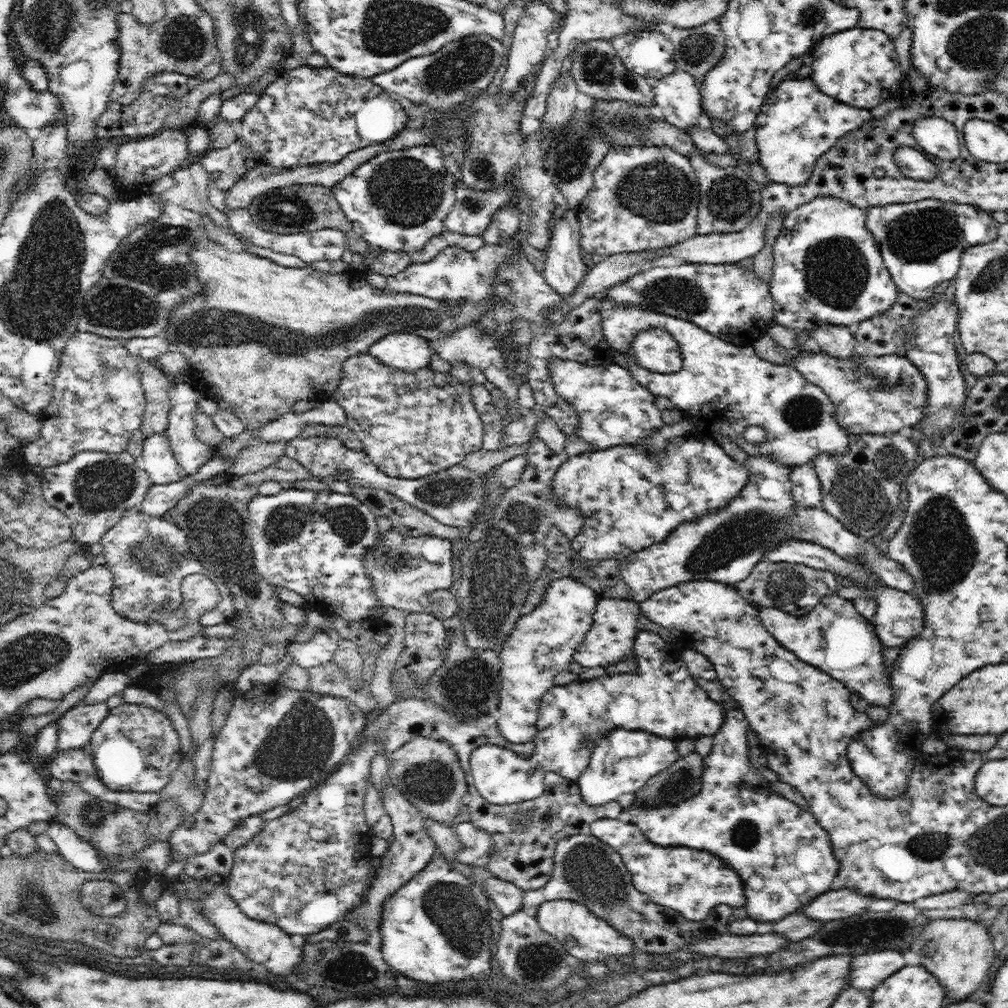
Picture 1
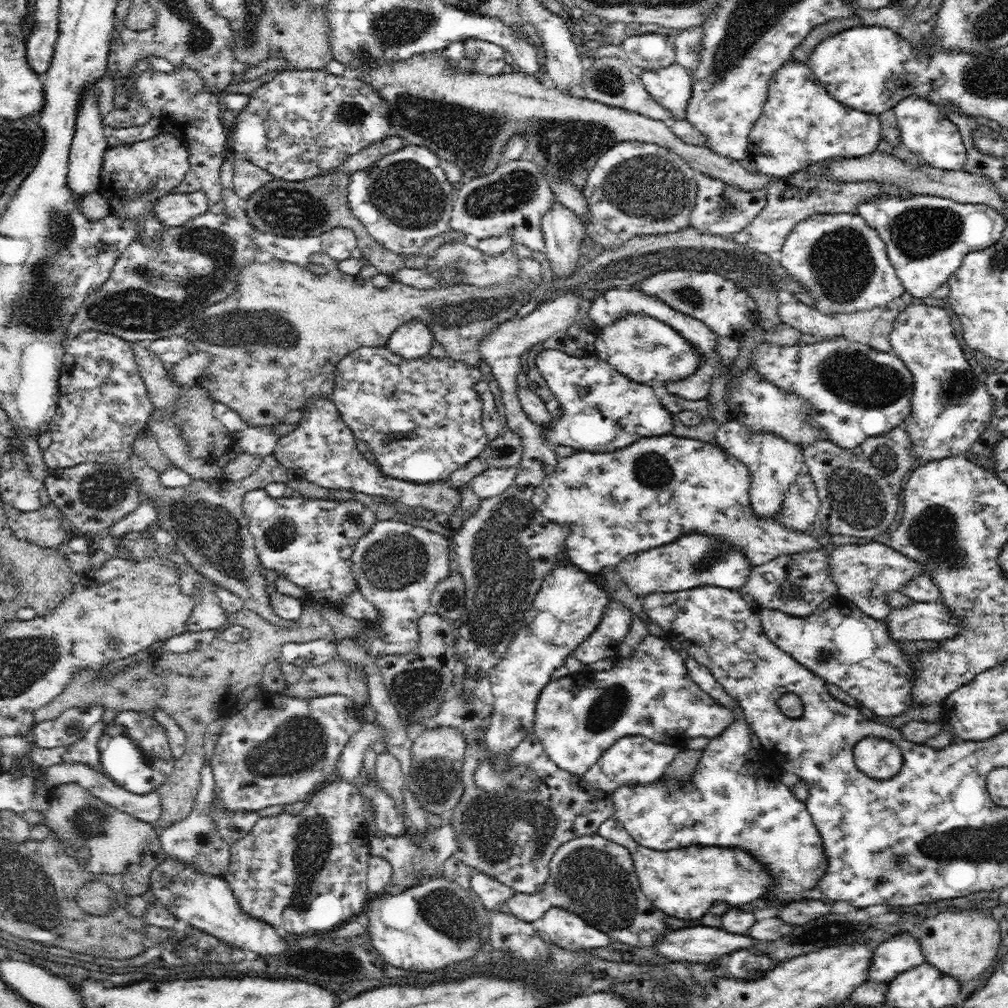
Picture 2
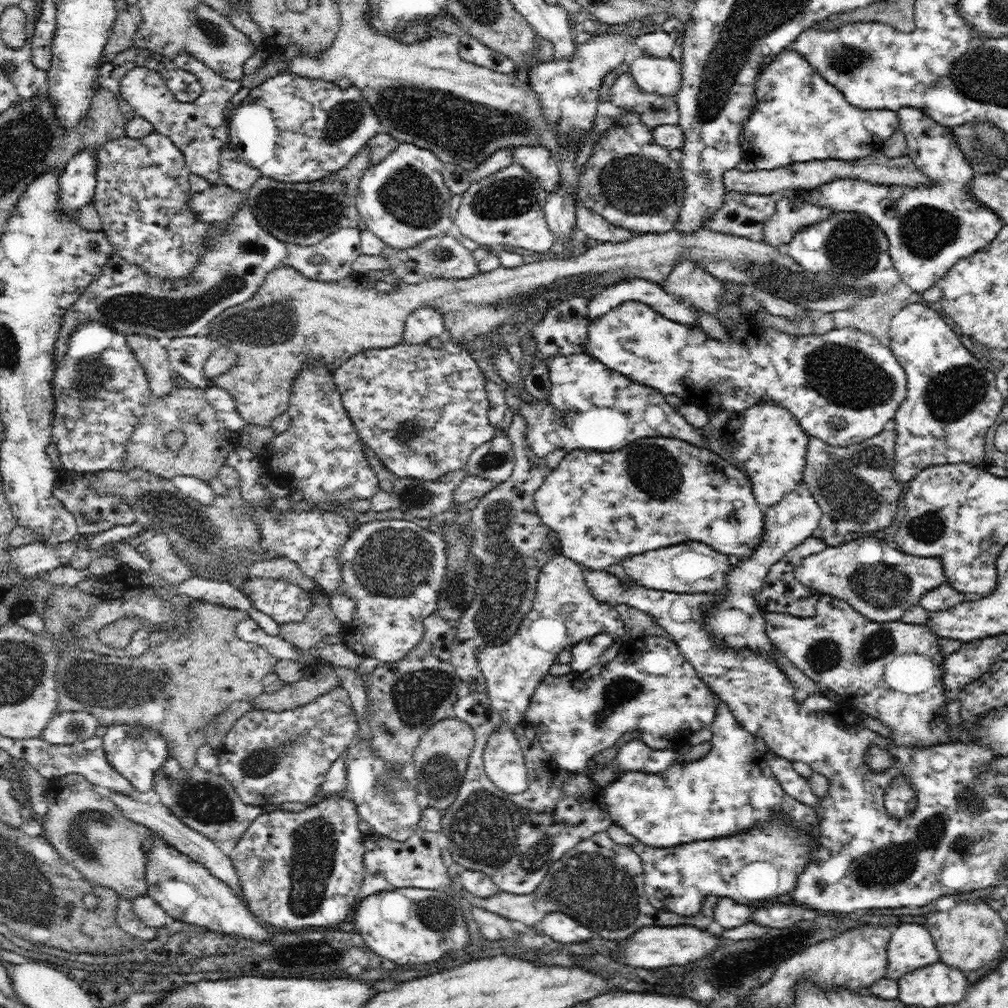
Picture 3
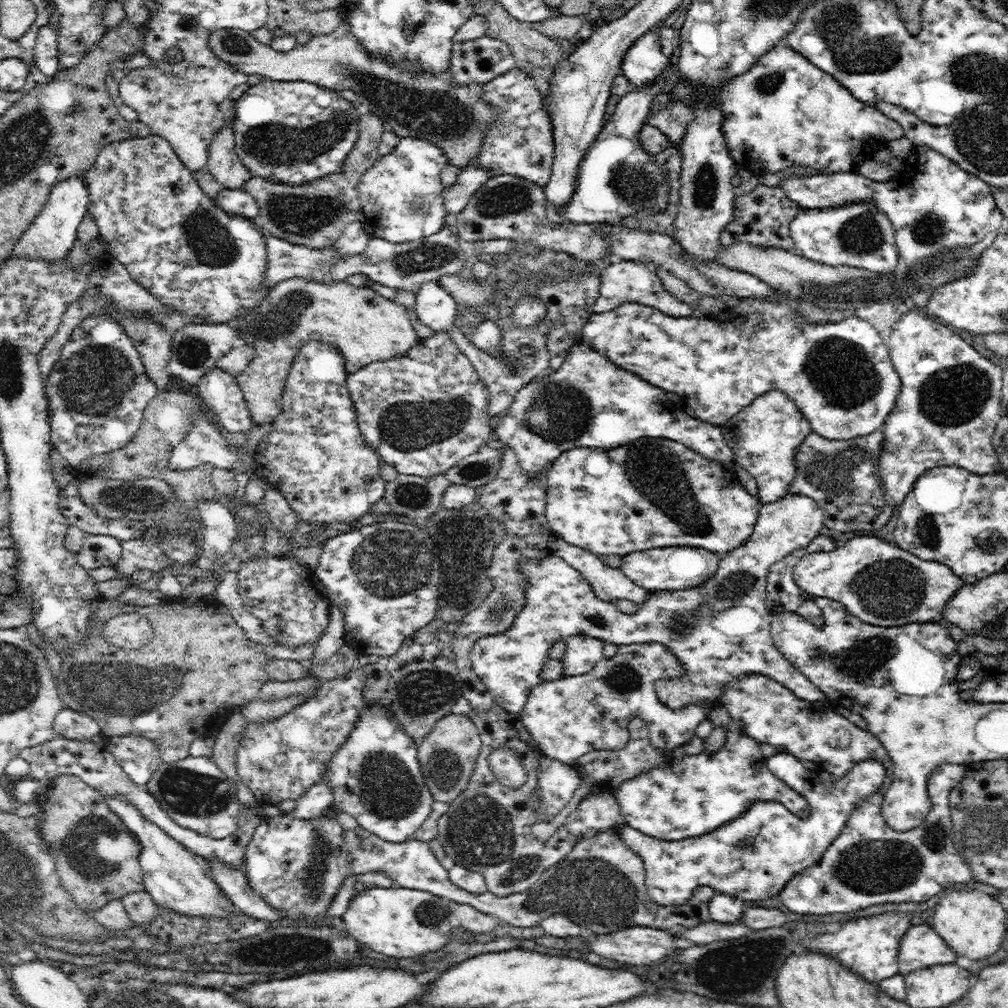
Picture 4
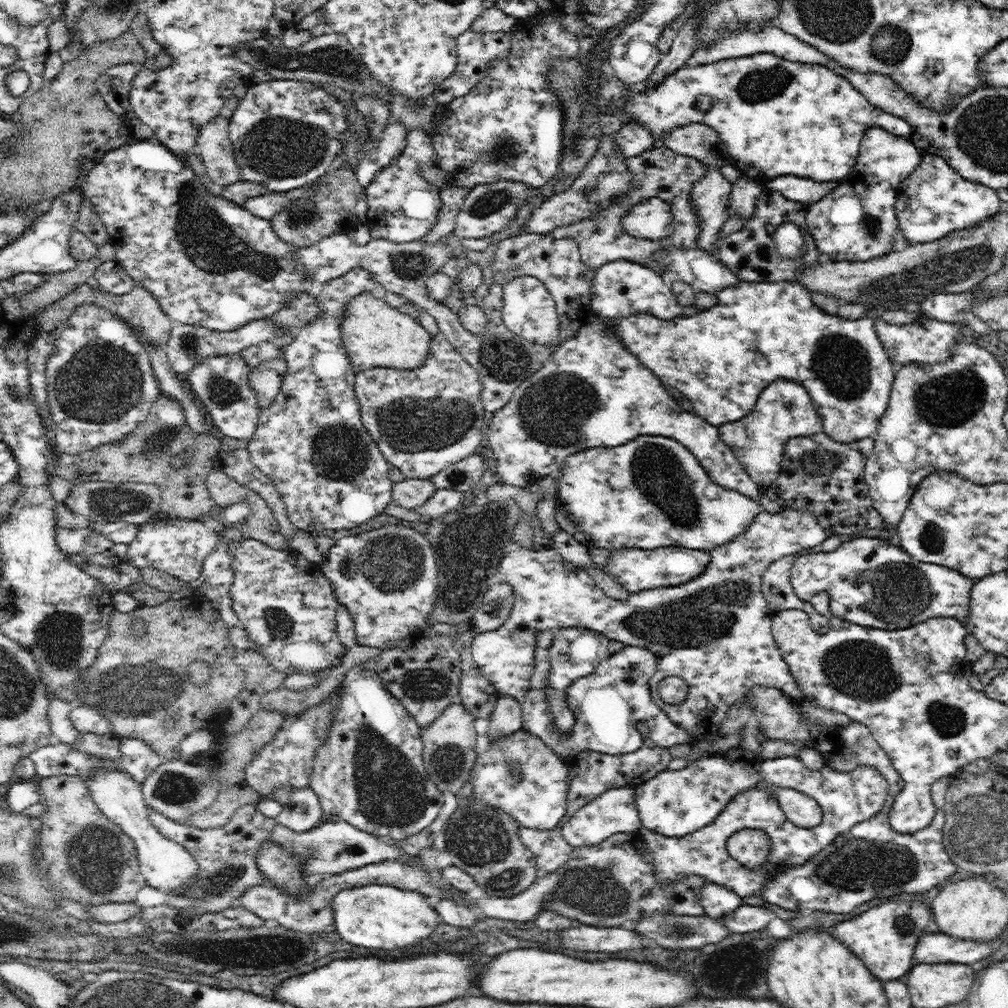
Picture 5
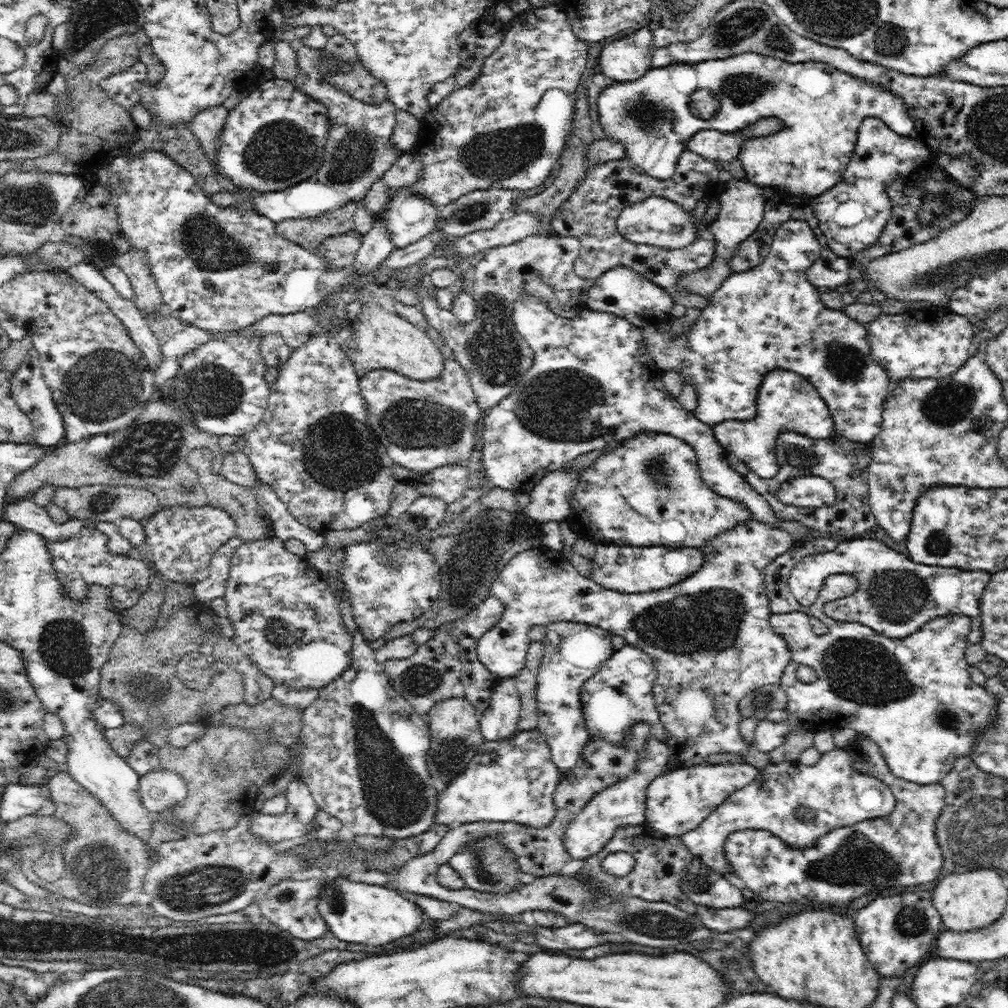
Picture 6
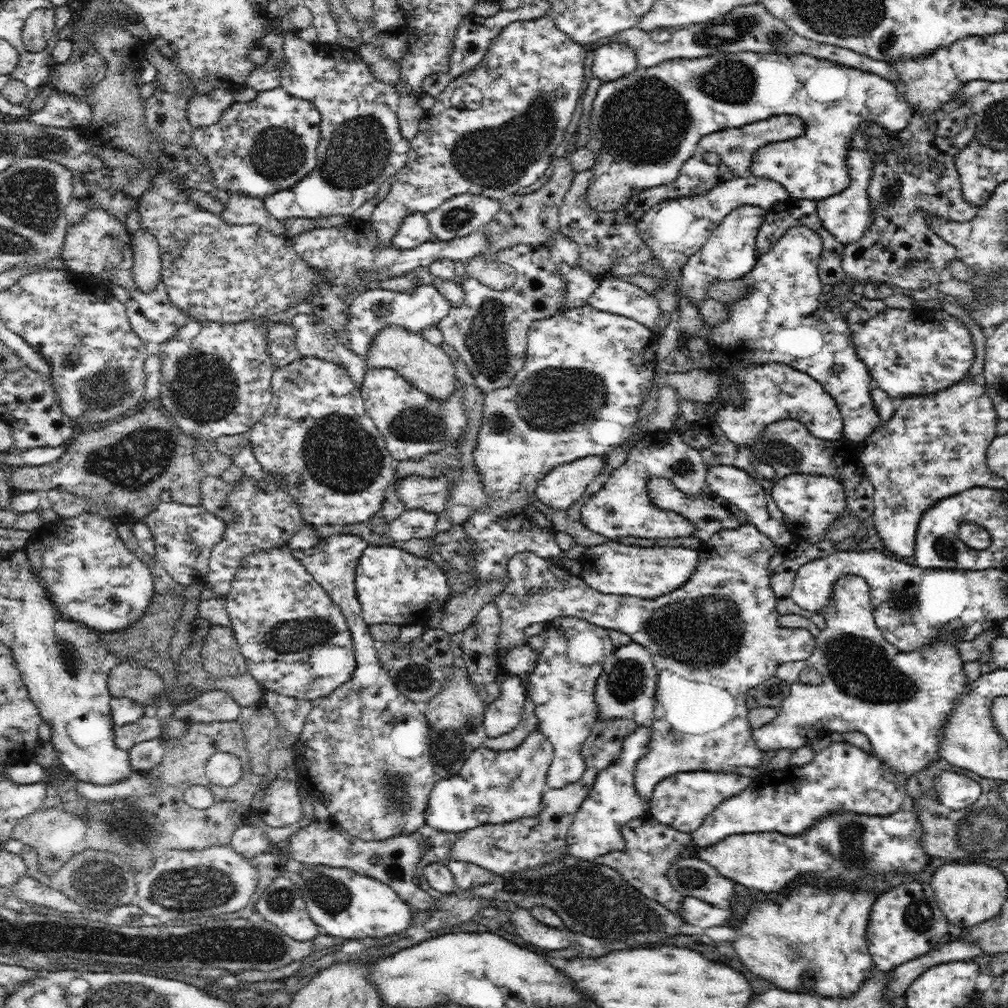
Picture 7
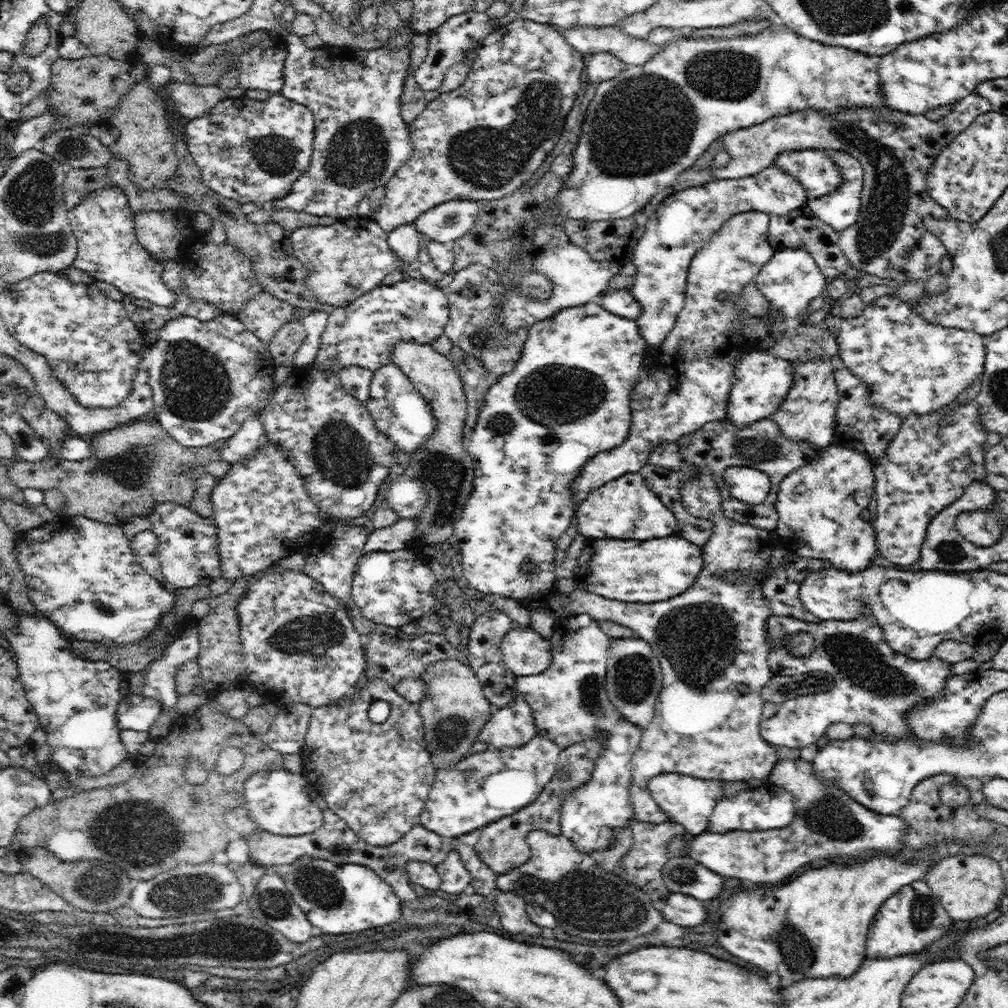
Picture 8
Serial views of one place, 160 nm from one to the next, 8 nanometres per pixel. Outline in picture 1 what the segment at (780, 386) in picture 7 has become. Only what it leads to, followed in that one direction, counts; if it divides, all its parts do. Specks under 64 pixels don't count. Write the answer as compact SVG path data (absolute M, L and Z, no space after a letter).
M722 435L717 442L736 462L745 464L749 469L748 483L745 488L732 498L722 510L716 510L714 514L706 514L692 522L682 522L678 528L674 528L669 536L662 542L650 545L638 552L630 553L620 563L620 572L623 581L630 586L631 598L637 603L644 602L654 592L676 586L680 582L690 580L714 580L728 585L744 580L752 572L752 569L765 558L767 550L784 541L804 540L818 543L822 547L832 549L839 557L852 556L861 561L862 565L876 577L876 579L890 588L911 592L914 590L914 577L904 569L899 562L886 555L881 546L874 546L864 538L846 530L840 520L828 514L821 505L820 507L804 508L798 506L791 495L791 481L789 475L792 467L786 466L780 461L768 455L750 456L742 451L728 435Z

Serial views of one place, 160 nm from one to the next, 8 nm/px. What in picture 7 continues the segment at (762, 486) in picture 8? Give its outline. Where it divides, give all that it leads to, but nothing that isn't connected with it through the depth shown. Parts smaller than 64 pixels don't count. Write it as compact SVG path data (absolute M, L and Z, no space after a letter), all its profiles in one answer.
M707 466L707 486L706 488L716 493L718 496L734 503L748 518L748 522L755 524L758 530L762 531L777 546L786 546L794 540L790 534L787 525L783 521L774 520L770 516L766 505L765 490L760 484L756 484L756 480L738 467L726 466Z

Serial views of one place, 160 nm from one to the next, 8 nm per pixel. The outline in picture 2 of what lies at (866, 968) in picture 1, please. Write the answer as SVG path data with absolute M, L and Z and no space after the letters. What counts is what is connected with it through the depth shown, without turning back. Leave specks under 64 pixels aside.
M902 933L881 942L874 950L868 979L889 983L902 971L926 963L916 938L910 933Z

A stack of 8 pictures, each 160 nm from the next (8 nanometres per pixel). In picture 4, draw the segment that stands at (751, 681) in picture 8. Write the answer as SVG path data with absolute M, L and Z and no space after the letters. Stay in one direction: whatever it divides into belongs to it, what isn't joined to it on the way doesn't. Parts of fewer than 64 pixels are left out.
M786 493L780 500L761 504L759 515L750 538L738 548L727 552L719 562L717 571L706 582L694 588L681 590L659 590L641 602L634 614L620 612L614 602L596 597L592 585L584 575L572 568L563 558L554 554L543 559L528 559L519 564L526 591L526 602L520 614L507 631L479 638L470 653L473 669L486 685L494 702L509 713L519 713L530 691L540 681L543 662L548 650L555 642L565 642L568 637L586 635L617 645L648 644L659 642L667 646L685 673L676 677L661 678L654 682L655 691L662 704L680 709L686 704L705 700L709 707L721 706L720 696L724 686L742 674L763 674L790 689L798 698L825 702L826 694L804 676L776 647L771 635L771 616L765 600L767 597L767 574L770 567L787 554L808 546L824 526L825 510L813 499L801 494Z

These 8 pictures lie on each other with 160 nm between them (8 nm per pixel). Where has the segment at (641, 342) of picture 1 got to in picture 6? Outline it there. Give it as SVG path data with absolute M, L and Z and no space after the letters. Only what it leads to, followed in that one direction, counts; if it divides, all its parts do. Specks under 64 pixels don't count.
M788 220L780 225L780 228L776 230L773 241L771 244L770 252L768 253L767 260L761 265L755 266L749 271L732 272L731 275L722 282L720 288L708 296L708 306L704 310L701 310L701 315L697 321L688 328L688 331L681 336L671 336L670 328L664 326L650 325L646 328L642 328L642 333L645 336L645 346L647 354L656 362L656 365L664 372L678 372L685 377L685 384L692 384L696 387L698 393L698 405L693 411L694 415L702 422L711 426L717 425L719 422L725 420L750 420L754 419L757 414L757 400L758 389L762 384L762 380L766 377L768 372L772 370L790 370L795 374L806 378L814 388L818 390L822 400L828 406L832 419L834 419L834 432L848 440L854 442L868 442L871 441L882 430L883 413L885 410L886 398L890 393L890 389L893 387L893 383L888 377L888 372L884 367L878 365L878 362L872 358L872 350L870 347L870 338L868 336L868 328L864 327L862 323L852 320L852 318L844 318L844 314L840 310L828 310L828 307L820 300L820 293L817 288L808 281L806 272L808 268L818 260L820 256L820 243L818 237L814 234L812 227L802 220Z

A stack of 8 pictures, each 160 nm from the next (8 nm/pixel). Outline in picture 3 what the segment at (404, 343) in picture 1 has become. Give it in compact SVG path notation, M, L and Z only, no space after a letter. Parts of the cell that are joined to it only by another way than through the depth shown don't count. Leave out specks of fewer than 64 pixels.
M430 305L413 310L406 319L403 342L420 346L432 337L443 337L445 333L442 313Z

